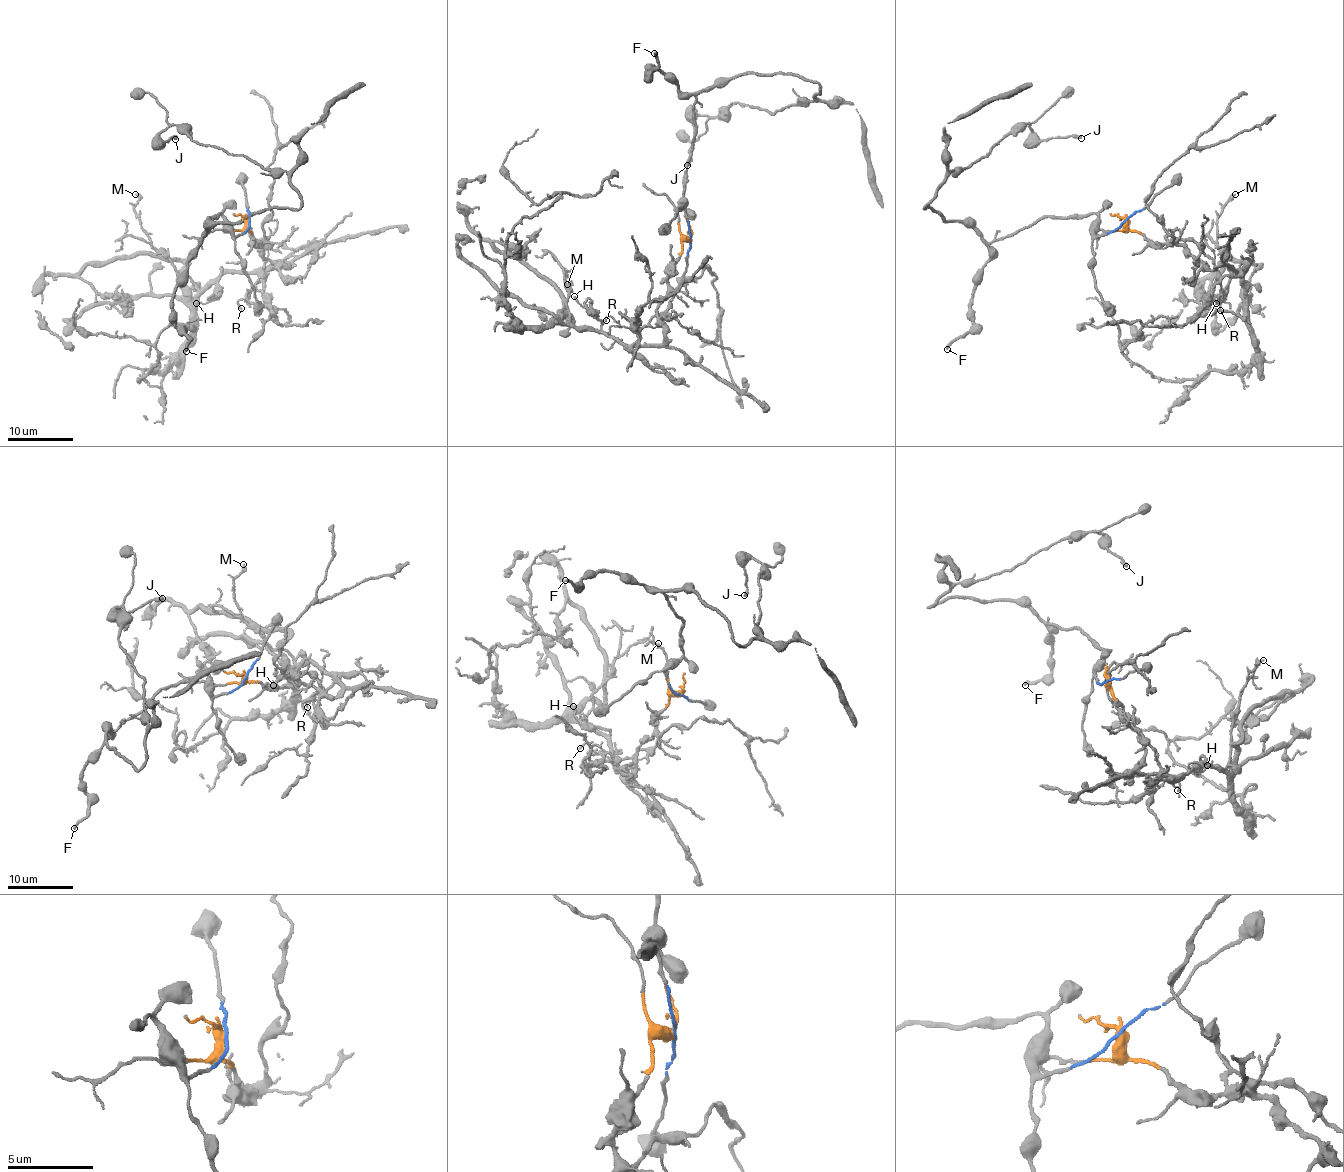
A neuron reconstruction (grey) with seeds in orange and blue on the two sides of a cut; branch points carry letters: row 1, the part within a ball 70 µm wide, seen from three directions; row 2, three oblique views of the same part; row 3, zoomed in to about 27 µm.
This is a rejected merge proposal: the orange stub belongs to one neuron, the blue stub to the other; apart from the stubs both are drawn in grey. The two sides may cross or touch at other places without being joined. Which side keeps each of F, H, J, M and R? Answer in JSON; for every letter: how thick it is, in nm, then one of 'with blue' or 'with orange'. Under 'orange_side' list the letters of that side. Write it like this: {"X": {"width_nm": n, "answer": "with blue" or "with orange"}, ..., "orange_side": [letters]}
{"F": {"width_nm": 200, "answer": "with blue"}, "H": {"width_nm": 110, "answer": "with orange"}, "J": {"width_nm": 280, "answer": "with blue"}, "M": {"width_nm": 280, "answer": "with orange"}, "R": {"width_nm": 110, "answer": "with orange"}, "orange_side": ["H", "M", "R"]}

